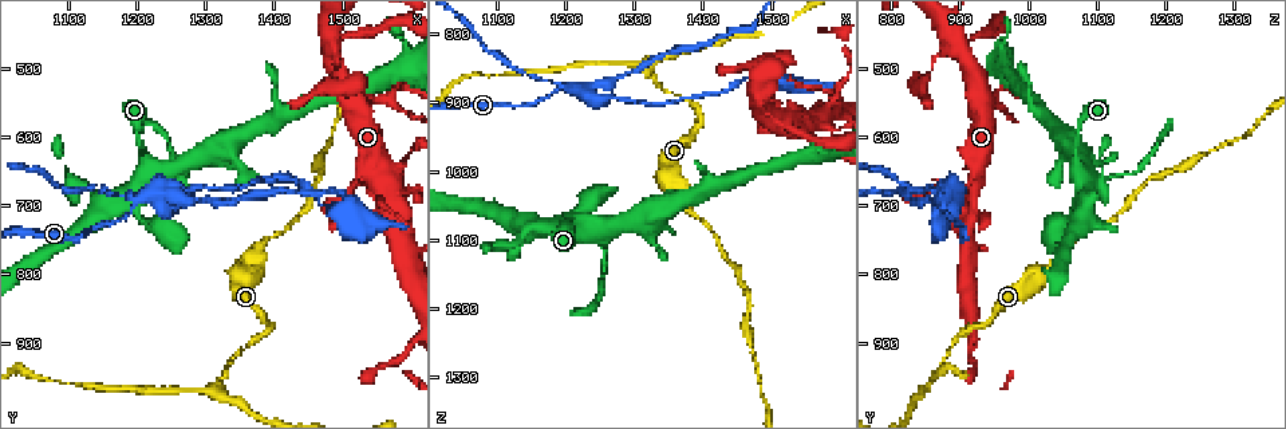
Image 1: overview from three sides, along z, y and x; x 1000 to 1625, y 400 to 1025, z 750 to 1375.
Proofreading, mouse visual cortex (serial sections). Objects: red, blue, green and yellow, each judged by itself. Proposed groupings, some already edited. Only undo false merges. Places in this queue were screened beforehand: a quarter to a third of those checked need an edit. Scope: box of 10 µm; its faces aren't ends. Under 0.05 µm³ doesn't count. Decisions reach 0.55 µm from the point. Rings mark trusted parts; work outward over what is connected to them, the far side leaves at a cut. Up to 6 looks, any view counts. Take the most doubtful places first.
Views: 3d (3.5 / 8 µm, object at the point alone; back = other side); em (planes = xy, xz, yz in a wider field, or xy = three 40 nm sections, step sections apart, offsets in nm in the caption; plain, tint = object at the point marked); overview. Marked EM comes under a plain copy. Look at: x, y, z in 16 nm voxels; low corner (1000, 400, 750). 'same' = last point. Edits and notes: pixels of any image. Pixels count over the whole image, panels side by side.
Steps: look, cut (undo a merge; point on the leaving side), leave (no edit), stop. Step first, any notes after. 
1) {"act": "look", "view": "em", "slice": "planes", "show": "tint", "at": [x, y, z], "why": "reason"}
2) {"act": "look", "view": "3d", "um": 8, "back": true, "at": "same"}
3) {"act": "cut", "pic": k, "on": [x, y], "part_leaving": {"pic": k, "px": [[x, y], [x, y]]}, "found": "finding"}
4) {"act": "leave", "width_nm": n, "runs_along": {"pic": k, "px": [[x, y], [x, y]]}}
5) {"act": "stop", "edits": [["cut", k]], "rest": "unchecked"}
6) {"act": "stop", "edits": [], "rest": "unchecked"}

{"act": "look", "view": "3d", "um": 3.5, "at": [1565, 545, 950], "why": "thin arm on a thick one"}

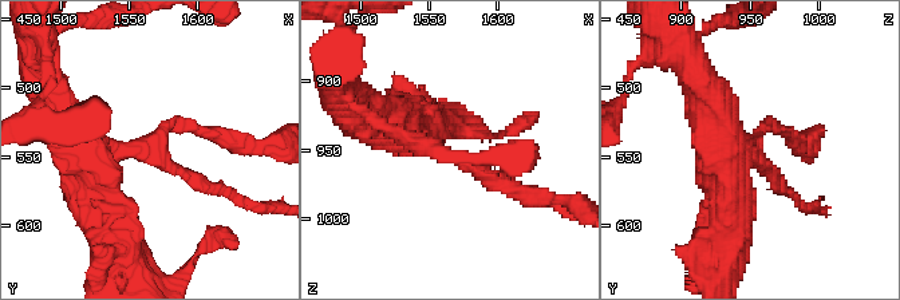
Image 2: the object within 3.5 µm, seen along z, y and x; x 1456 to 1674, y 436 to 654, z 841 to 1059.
{"act": "look", "view": "em", "slice": "xy", "step": 5, "show": "tint", "at": [1560, 542, 954], "why": "shape alone is not enough"}

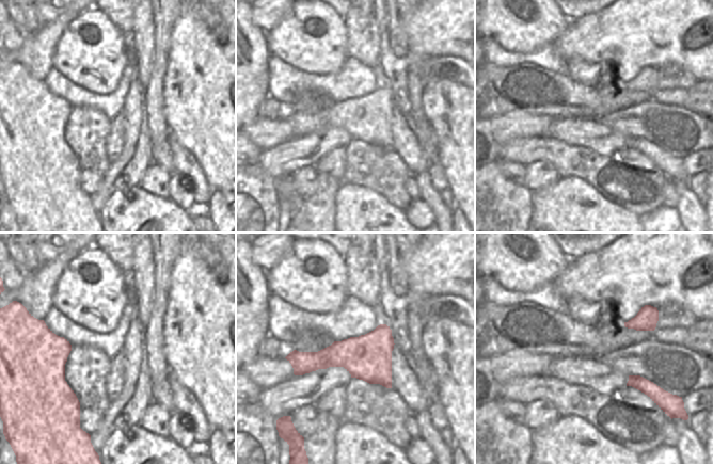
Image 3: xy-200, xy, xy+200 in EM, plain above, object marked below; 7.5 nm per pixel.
{"act": "leave", "width_nm": 340, "runs_along": {"pic": 2, "px": [[393, 127], [520, 193]]}, "found": "all the same cell"}

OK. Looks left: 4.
{"act": "look", "view": "3d", "um": 3.5, "back": true, "at": [1235, 680, 885], "why": "side arm on a straight run"}

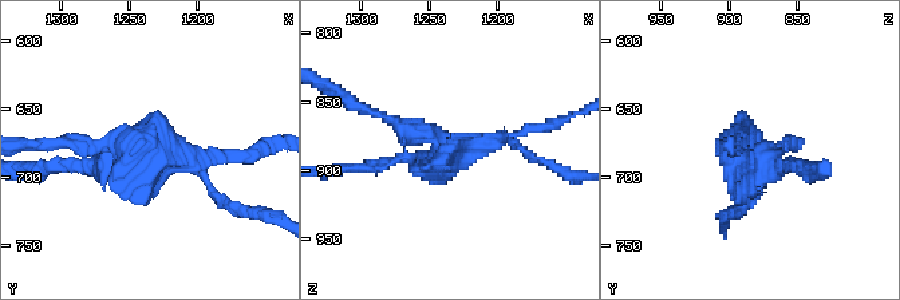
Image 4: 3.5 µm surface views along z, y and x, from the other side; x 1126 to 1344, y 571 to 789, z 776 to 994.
{"act": "look", "view": "em", "slice": "xy", "step": 3, "show": "tint", "at": [1232, 682, 890], "why": "shape alone is not enough"}

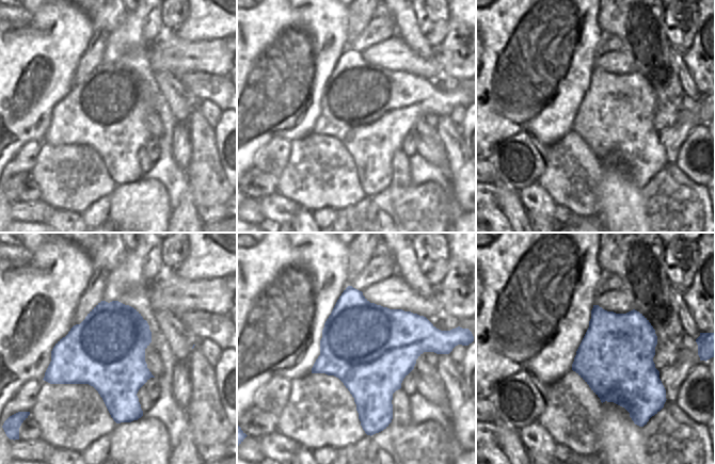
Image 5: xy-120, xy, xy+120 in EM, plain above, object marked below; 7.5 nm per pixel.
{"act": "cut", "pic": 4, "on": [252, 157], "width_nm": 650, "part_leaving": {"pic": 4, "px": [[494, 141], [445, 161], [371, 165]]}, "found": "a second cell is stuck on"}

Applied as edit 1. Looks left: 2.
{"act": "stop", "edits": [["cut", 4]], "rest": "unchecked"}

